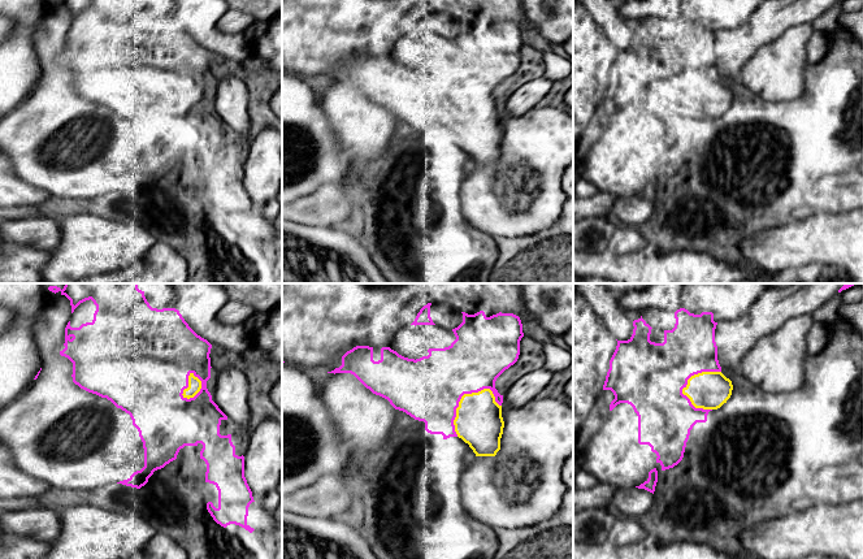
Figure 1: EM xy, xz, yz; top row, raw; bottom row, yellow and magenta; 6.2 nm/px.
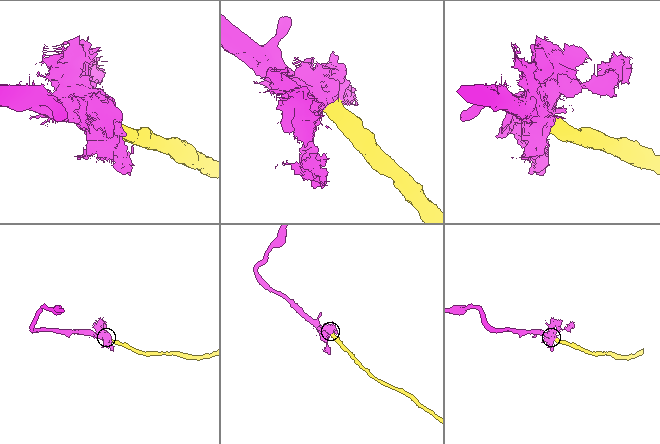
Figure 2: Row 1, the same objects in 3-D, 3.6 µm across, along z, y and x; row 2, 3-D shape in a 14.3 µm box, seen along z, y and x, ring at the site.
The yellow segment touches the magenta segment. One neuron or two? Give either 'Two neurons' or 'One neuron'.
One neuron

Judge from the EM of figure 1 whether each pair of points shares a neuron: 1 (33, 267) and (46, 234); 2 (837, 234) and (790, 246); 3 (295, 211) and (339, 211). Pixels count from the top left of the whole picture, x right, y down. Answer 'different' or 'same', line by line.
1: different
2: same
3: same

